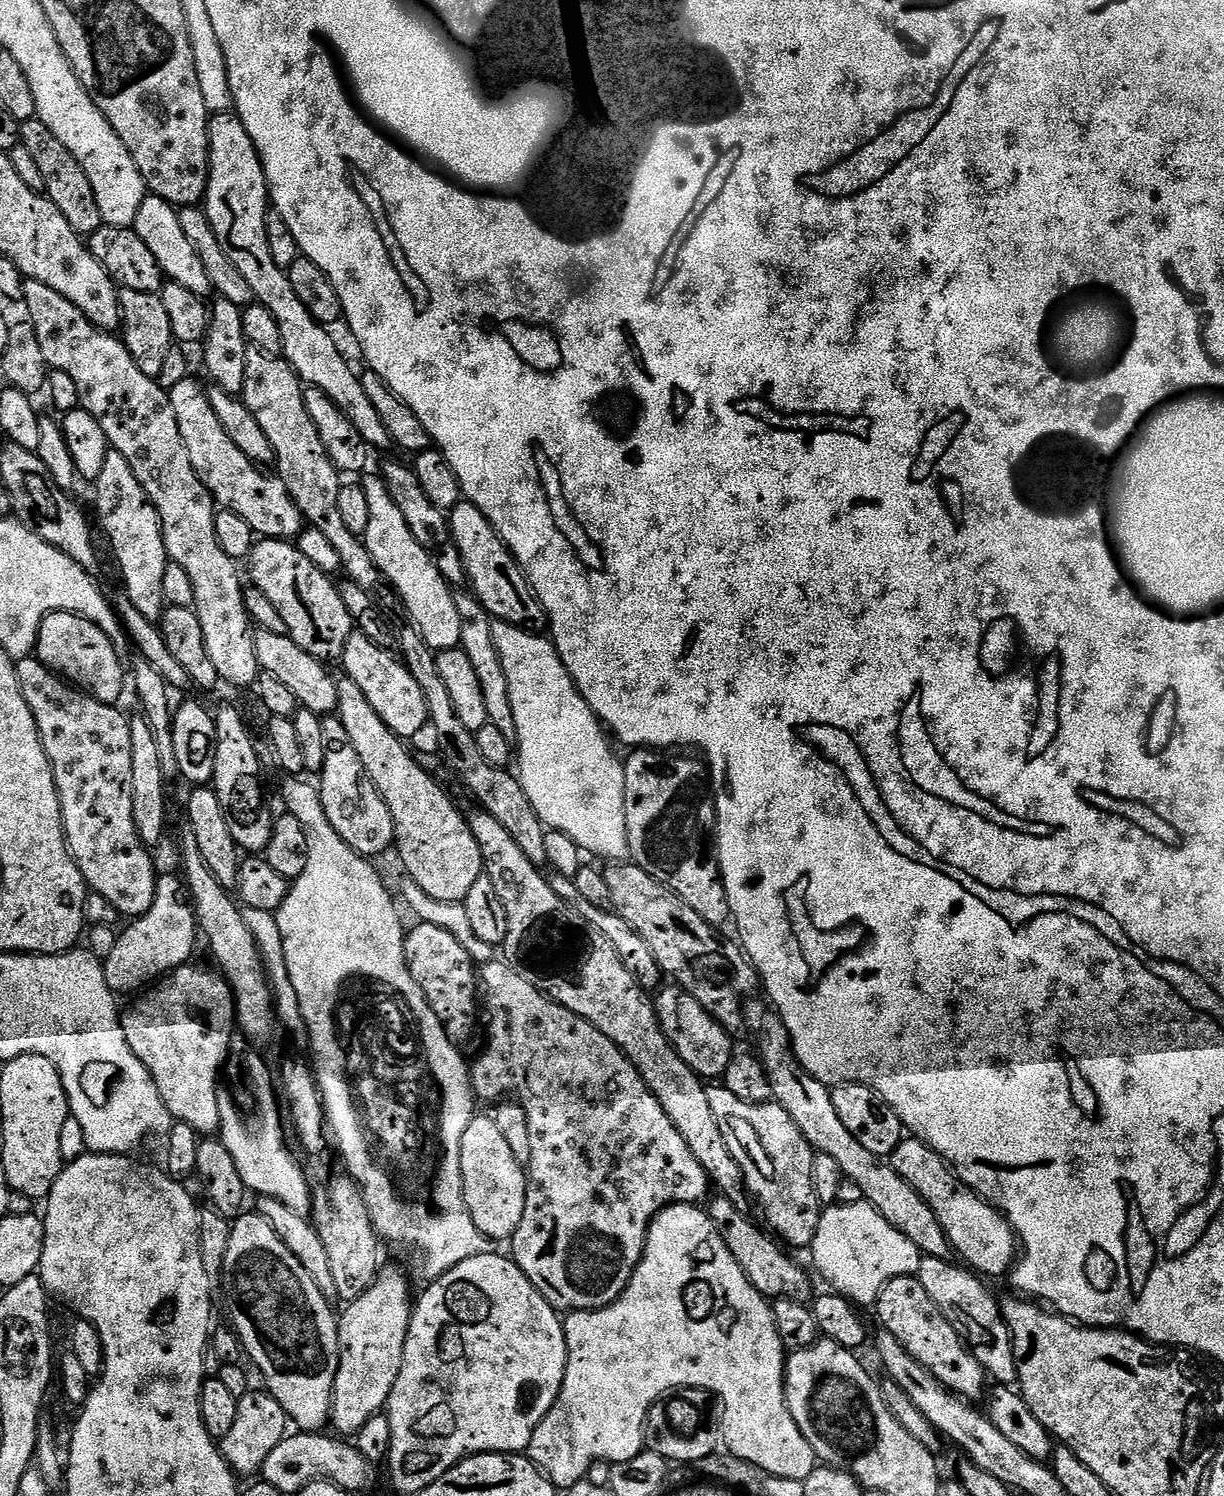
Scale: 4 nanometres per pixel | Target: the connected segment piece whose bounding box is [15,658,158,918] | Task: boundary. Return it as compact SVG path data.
M38 658L17 660L15 661L15 666L18 686L22 690L22 698L26 698L26 706L30 706L30 714L34 714L36 725L42 738L42 746L46 750L46 758L52 767L54 782L58 790L58 798L62 806L64 837L68 839L68 850L72 853L72 859L75 860L78 870L83 874L85 884L88 885L92 892L102 894L102 898L106 898L106 902L110 902L110 906L114 906L120 911L121 917L137 918L146 915L154 904L158 871L156 872L156 864L152 861L153 853L150 851L148 845L142 842L142 838L138 836L138 826L134 824L134 798L132 797L134 769L132 769L130 759L129 717L127 715L124 717L119 712L121 710L119 707L98 702L92 696L88 695L88 693L77 690L69 681L57 676L55 672L50 671Z

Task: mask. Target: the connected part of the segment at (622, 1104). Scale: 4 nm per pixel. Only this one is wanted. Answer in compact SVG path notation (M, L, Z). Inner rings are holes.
M503 959L491 960L479 969L478 987L482 997L482 1012L486 1017L486 1039L483 1041L484 1049L483 1044L479 1049L480 1057L476 1061L473 1059L470 1064L473 1090L481 1101L500 1102L505 1098L515 1098L520 1107L526 1110L526 1120L529 1122L530 1162L526 1167L526 1210L522 1210L522 1222L518 1222L518 1230L510 1241L511 1259L515 1260L522 1274L530 1278L530 1282L540 1291L542 1298L546 1298L546 1302L550 1302L553 1308L561 1313L593 1312L610 1306L624 1293L642 1258L652 1219L671 1204L700 1206L709 1199L710 1181L706 1170L702 1170L694 1154L690 1154L686 1140L682 1138L682 1134L678 1134L670 1118L666 1118L666 1112L662 1110L658 1098L654 1098L638 1070L624 1057L622 1050L618 1050L618 1046L610 1042L610 1038L606 1038L606 1034L602 1034L578 1014L566 1010L550 997L544 996L534 986L530 986L530 982L518 978L518 974Z

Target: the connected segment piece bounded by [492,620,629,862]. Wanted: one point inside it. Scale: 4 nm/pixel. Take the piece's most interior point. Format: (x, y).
(576, 784)

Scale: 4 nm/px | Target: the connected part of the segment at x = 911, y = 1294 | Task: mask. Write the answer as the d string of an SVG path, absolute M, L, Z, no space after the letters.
M903 1276L886 1282L886 1286L878 1294L874 1311L880 1319L879 1327L894 1334L894 1338L902 1342L906 1354L910 1354L914 1362L918 1362L928 1369L930 1374L934 1374L934 1378L943 1388L969 1402L981 1399L986 1388L986 1383L984 1384L986 1373L983 1366L964 1347L964 1342L954 1330L954 1326L950 1326L950 1322L942 1318L934 1302L930 1302L930 1294L922 1290L915 1276Z

